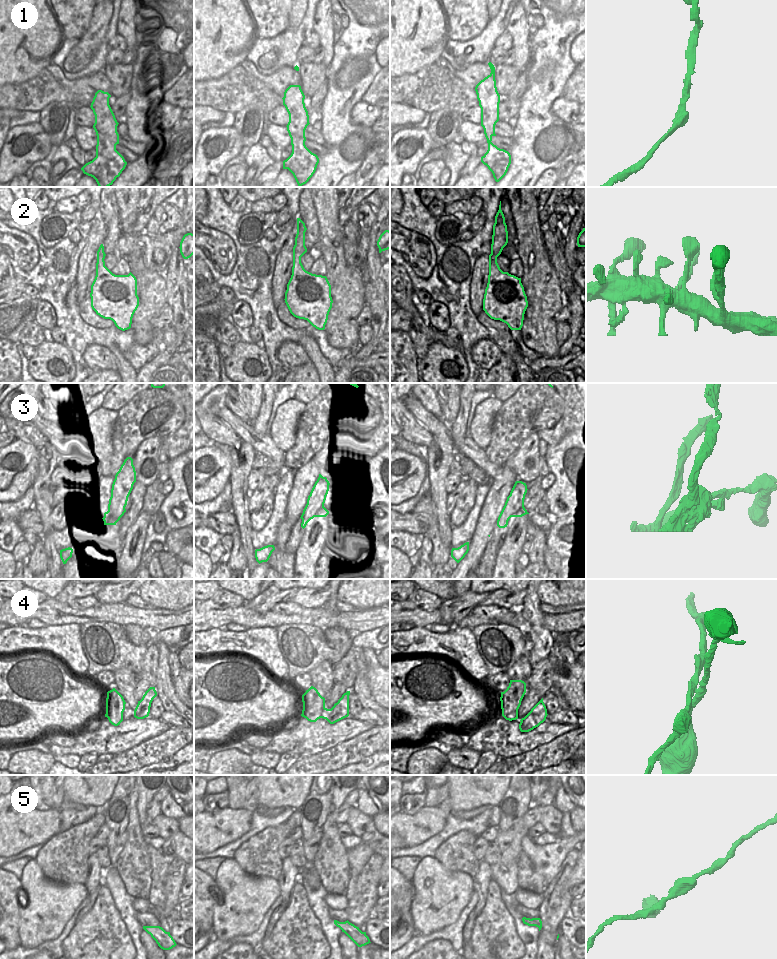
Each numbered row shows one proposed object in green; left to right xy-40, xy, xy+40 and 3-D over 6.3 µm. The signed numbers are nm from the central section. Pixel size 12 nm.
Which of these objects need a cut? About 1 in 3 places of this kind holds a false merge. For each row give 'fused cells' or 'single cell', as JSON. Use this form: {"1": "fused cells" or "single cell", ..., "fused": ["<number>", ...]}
{"1": "single cell", "2": "single cell", "3": "fused cells", "4": "fused cells", "5": "single cell", "fused": ["3", "4"]}

